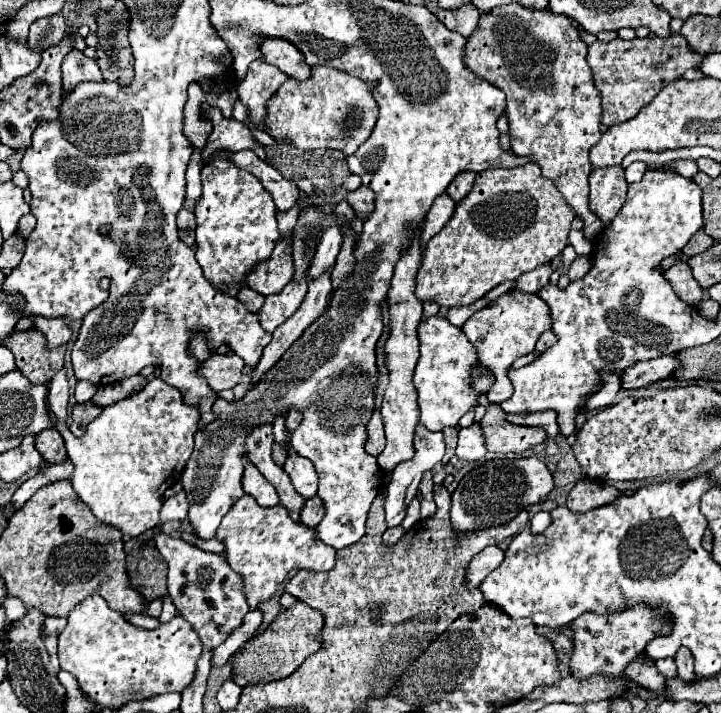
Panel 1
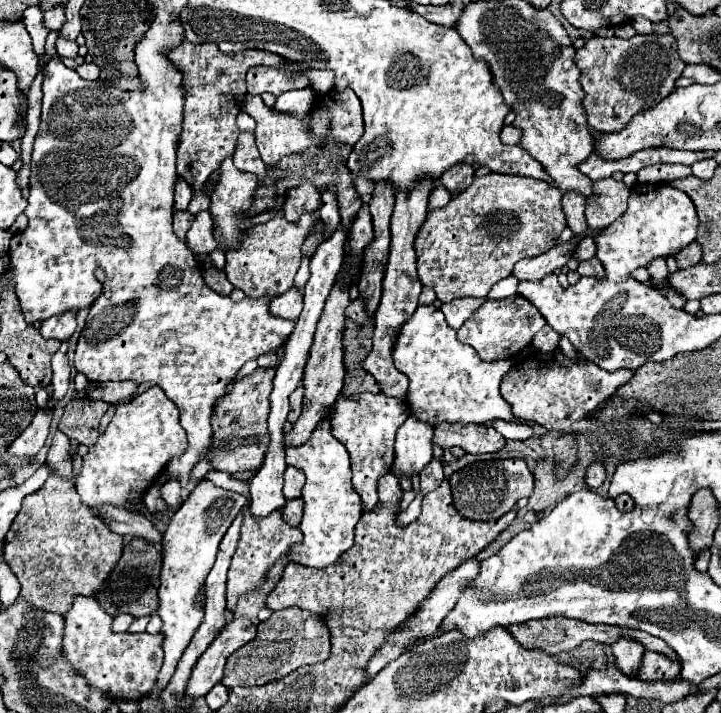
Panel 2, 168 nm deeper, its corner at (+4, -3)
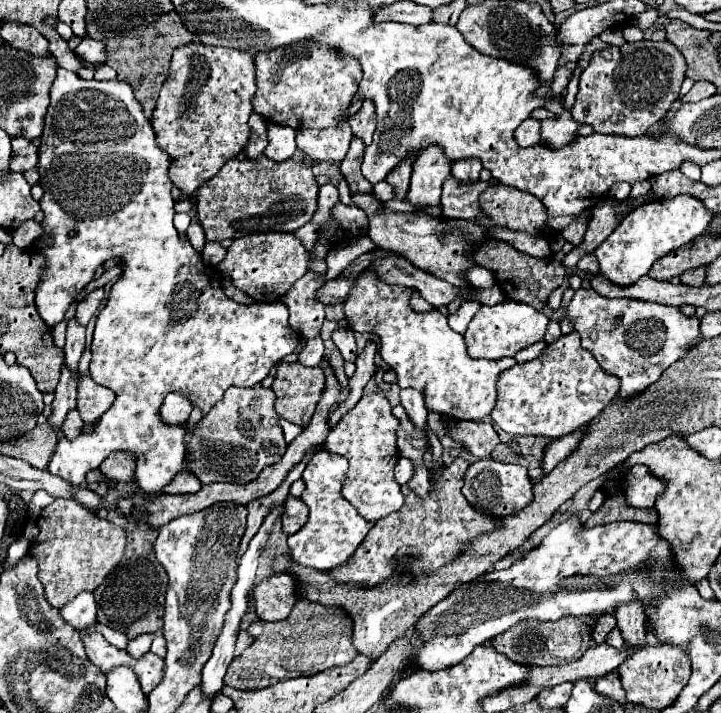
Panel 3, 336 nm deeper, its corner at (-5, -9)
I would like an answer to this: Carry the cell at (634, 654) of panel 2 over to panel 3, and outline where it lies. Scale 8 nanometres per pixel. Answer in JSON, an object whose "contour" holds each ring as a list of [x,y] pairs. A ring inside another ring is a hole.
{"contour":[[[632,601],[628,605],[620,605],[616,611],[618,629],[624,637],[624,643],[630,649],[642,649],[648,645],[646,641],[646,615],[642,611],[642,605],[638,601]]]}

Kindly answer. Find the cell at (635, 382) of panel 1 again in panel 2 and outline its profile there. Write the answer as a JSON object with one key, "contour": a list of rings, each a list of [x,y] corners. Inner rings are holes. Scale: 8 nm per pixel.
{"contour":[[[557,347],[553,351],[541,353],[531,351],[527,357],[519,359],[499,385],[501,397],[511,405],[511,413],[517,421],[537,423],[547,431],[567,431],[571,425],[587,415],[591,415],[601,403],[613,397],[617,387],[627,383],[633,371],[603,371],[595,363],[583,359],[581,355],[569,359]]]}

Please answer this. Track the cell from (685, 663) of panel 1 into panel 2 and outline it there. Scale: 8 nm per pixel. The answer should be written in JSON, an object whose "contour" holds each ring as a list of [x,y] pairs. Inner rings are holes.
{"contour":[[[553,615],[553,617],[545,617],[545,619],[535,619],[535,621],[529,621],[529,623],[519,623],[519,625],[509,625],[507,631],[517,639],[517,643],[525,649],[539,649],[539,651],[545,651],[547,655],[559,655],[559,653],[567,653],[571,649],[575,649],[581,641],[585,639],[591,639],[591,641],[597,641],[597,643],[607,643],[607,645],[613,645],[619,637],[623,635],[629,635],[637,641],[641,641],[647,649],[651,651],[661,651],[665,653],[667,657],[677,657],[673,653],[673,649],[669,649],[669,645],[663,641],[663,639],[657,639],[657,637],[651,637],[643,631],[635,631],[635,629],[623,629],[623,627],[609,627],[609,625],[593,625],[593,623],[585,623],[585,621],[577,621],[577,619],[569,619],[569,617],[563,617],[563,615]]]}

